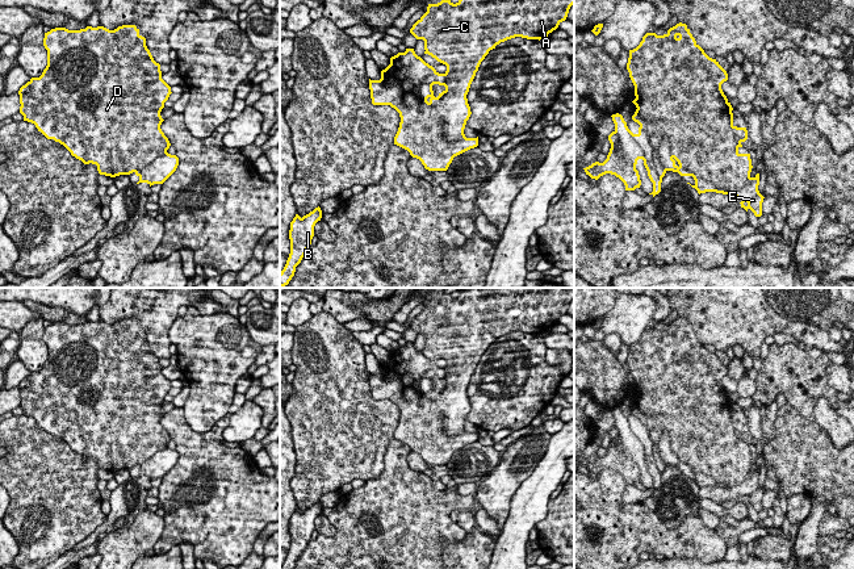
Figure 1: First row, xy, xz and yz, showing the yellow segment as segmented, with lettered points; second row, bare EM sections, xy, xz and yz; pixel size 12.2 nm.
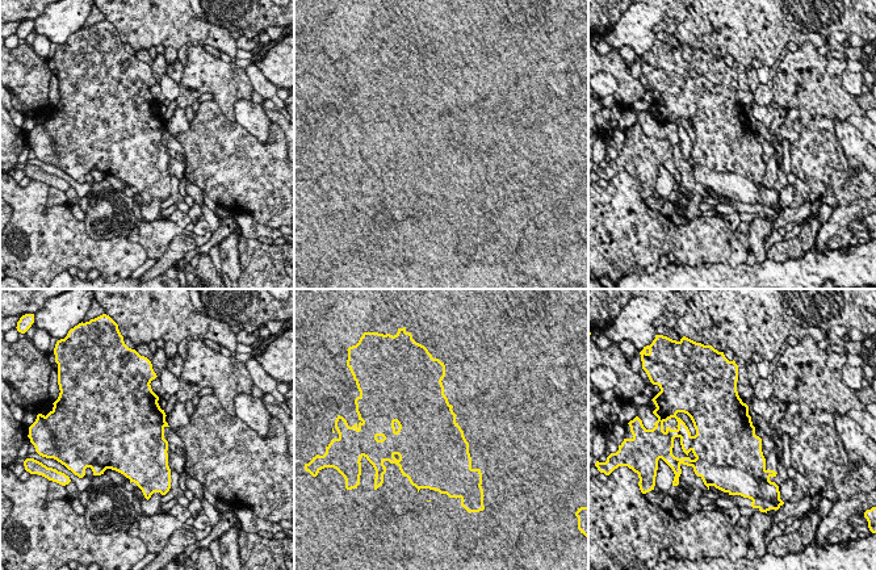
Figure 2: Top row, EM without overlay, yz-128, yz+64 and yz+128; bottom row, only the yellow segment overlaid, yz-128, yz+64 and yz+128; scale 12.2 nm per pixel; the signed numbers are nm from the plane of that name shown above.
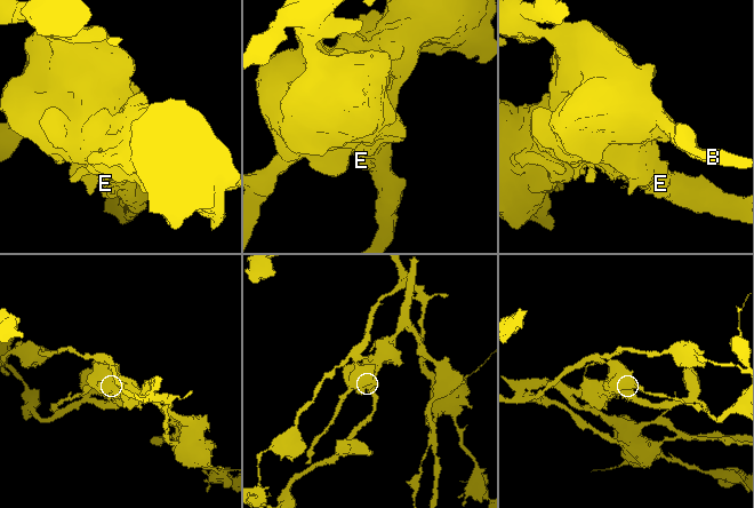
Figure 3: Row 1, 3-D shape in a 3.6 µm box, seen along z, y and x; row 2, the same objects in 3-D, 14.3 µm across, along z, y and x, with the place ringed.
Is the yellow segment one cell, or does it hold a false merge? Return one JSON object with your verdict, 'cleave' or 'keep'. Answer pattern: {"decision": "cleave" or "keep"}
{"decision": "cleave"}

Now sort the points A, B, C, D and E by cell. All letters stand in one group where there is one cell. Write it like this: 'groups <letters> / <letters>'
groups A C E / B D

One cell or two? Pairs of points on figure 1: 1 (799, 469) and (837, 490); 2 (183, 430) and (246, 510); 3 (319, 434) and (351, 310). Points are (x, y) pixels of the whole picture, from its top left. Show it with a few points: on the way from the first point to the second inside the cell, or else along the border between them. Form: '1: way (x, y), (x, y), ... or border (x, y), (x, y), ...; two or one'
1: way (808, 469), (816, 469), (828, 481); one
2: way (200, 451), (231, 480), (231, 489); one
3: border (323, 310), (329, 312), (342, 325); two

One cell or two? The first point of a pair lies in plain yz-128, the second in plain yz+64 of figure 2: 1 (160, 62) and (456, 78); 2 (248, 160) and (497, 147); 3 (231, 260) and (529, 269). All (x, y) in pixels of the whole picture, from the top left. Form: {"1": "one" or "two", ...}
{"1": "one", "2": "one", "3": "two"}

